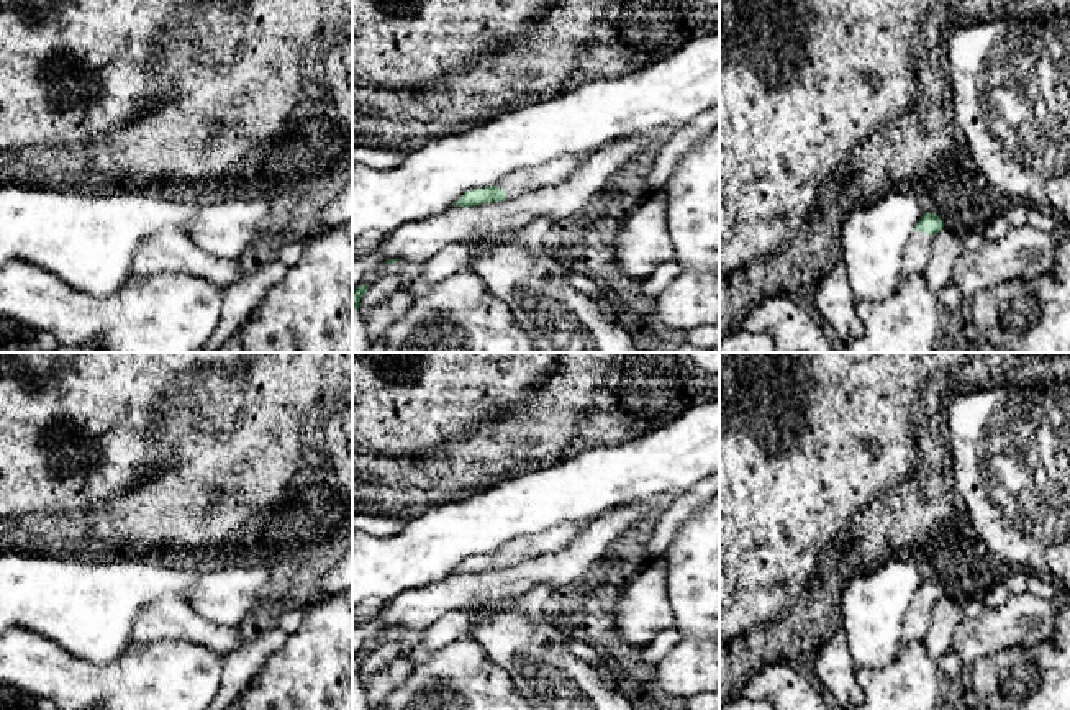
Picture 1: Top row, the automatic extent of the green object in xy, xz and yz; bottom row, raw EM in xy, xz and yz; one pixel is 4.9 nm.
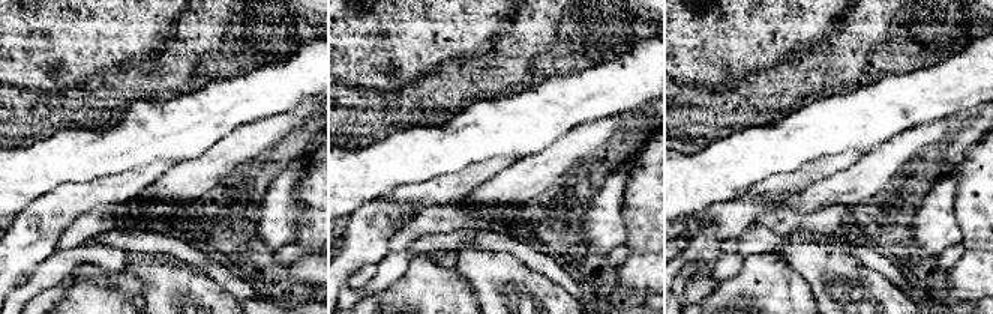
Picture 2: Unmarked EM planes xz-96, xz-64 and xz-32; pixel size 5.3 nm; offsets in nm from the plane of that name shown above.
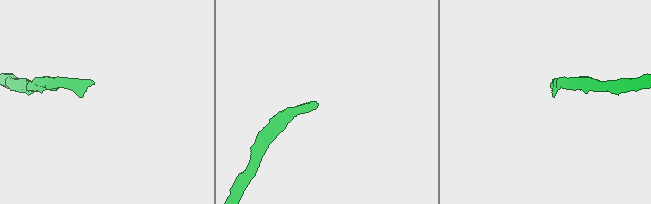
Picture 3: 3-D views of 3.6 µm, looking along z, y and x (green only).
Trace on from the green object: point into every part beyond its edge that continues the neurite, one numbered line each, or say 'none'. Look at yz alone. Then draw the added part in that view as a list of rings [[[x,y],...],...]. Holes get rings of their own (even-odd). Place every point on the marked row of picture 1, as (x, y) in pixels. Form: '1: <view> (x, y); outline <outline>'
1: yz (916, 253); outline [[[913,231],[901,262],[901,271],[905,275],[923,272],[926,261],[929,257],[932,244],[932,236],[923,231]]]

